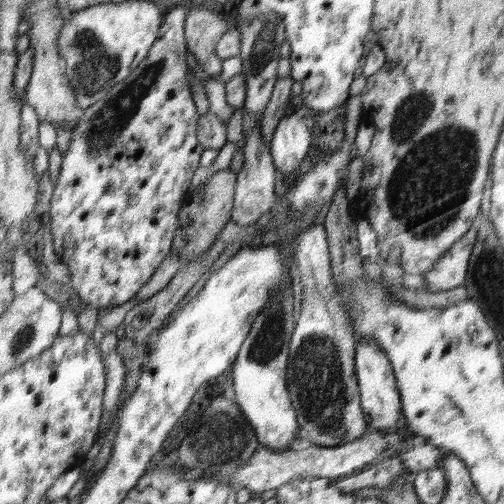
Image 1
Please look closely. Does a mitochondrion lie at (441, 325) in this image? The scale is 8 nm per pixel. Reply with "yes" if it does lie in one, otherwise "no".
no

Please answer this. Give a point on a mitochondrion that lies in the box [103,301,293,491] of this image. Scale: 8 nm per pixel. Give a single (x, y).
(222, 440)

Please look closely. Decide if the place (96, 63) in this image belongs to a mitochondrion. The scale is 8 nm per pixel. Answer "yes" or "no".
yes

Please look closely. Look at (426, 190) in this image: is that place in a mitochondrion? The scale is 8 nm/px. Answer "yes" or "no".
yes

